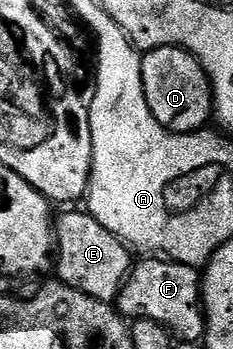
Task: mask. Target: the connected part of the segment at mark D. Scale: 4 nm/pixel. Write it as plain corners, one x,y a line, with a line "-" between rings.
161,46
158,50
150,50
141,59
141,75
143,92
147,96
147,108
151,108
151,116
155,116
155,120
159,120
163,128
173,134
192,134
193,131
206,129
210,125
215,114
213,88
209,85
205,69
191,52
182,50
180,46

